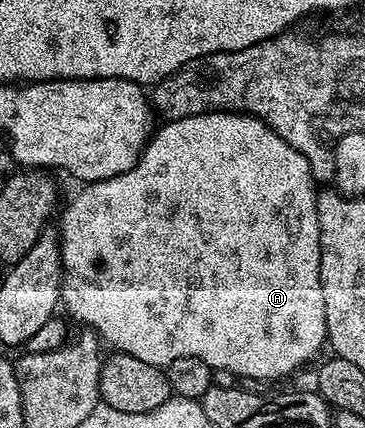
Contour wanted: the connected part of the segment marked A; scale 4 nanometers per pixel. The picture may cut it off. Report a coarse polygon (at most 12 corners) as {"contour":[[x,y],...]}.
{"contour":[[252,114],[163,122],[57,225],[118,353],[283,378],[319,190]]}

